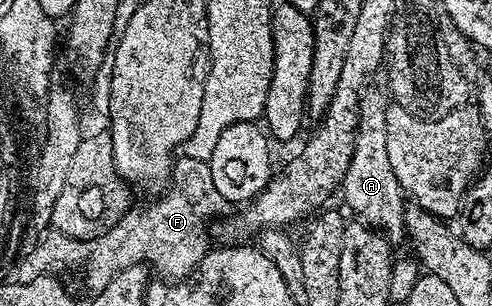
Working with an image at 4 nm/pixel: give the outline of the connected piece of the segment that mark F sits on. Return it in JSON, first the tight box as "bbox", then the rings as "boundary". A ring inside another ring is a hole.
{"bbox":[134,154,228,282],"boundary":[[[185,154],[171,165],[169,186],[166,194],[154,204],[134,208],[134,230],[150,248],[149,265],[153,271],[160,272],[163,281],[180,282],[187,279],[211,253],[213,244],[204,224],[227,209],[228,203],[216,188],[210,163]]]}

